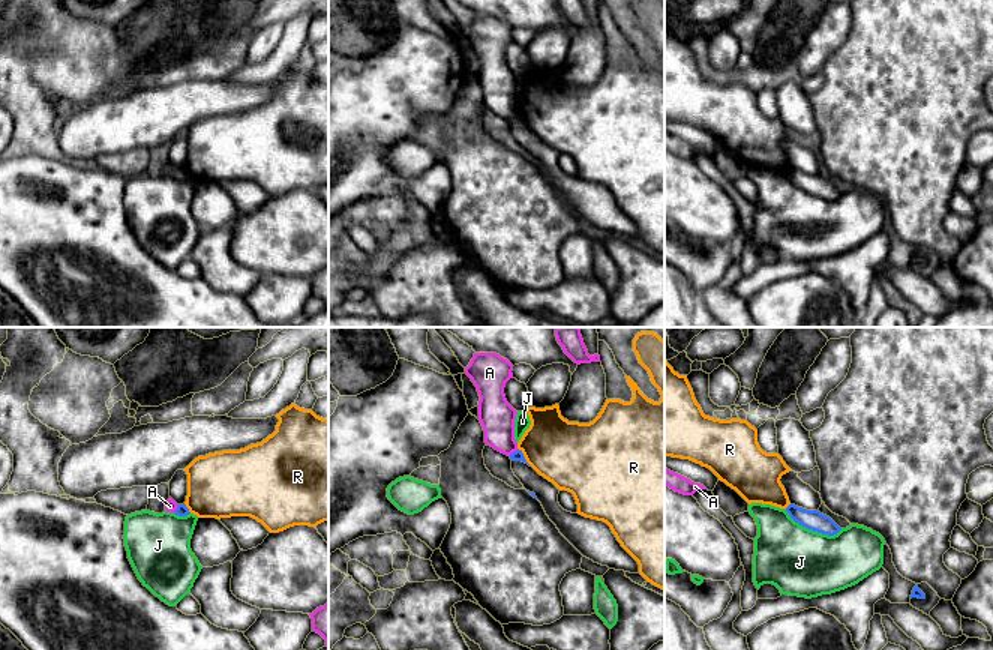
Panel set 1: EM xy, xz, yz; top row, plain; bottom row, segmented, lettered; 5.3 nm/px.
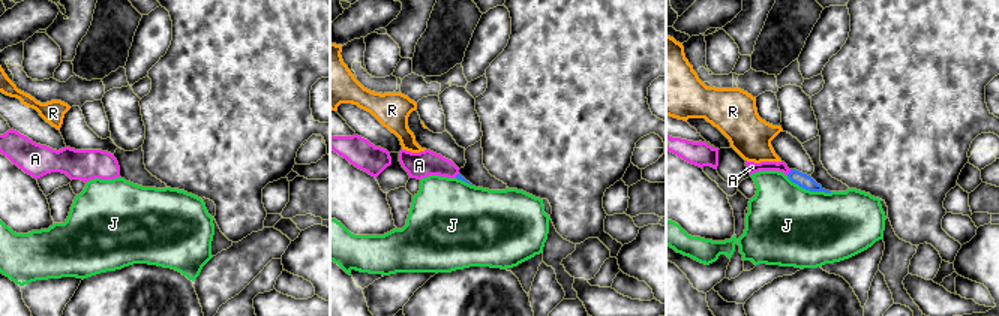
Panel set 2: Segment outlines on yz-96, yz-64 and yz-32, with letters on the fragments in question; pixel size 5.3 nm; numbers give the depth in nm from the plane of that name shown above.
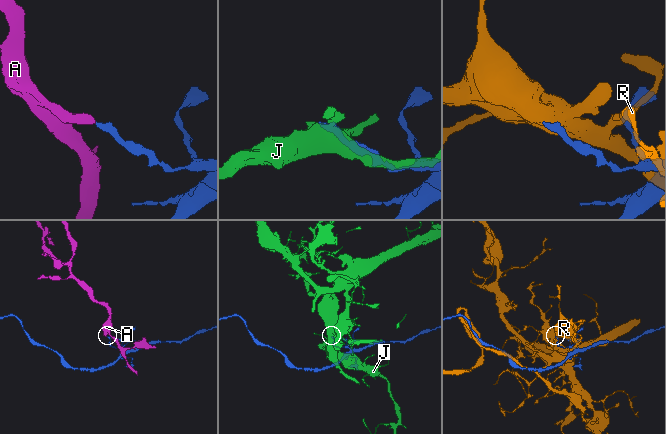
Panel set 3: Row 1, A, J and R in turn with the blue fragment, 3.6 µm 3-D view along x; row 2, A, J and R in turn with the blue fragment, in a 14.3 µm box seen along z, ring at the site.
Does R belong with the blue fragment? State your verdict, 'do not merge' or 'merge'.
do not merge

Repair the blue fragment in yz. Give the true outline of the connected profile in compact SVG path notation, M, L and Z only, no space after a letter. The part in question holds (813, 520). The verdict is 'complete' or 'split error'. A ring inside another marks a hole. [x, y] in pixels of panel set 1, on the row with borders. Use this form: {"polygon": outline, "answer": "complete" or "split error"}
{"polygon": "M795 504L786 507L789 516L800 525L828 536L837 534L842 528L819 510L807 510Z", "answer": "complete"}

